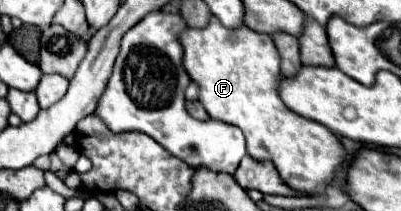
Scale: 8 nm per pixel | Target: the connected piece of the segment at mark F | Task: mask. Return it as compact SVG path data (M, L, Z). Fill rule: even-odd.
M216 17L210 19L206 29L186 29L180 33L180 43L184 47L184 67L192 81L200 85L200 103L212 119L220 119L224 123L236 125L242 129L246 137L246 151L256 161L272 161L278 169L282 181L294 189L304 191L306 195L322 195L322 189L334 181L338 167L346 159L346 149L330 129L322 129L322 125L314 125L314 121L302 121L302 117L294 117L290 109L286 109L280 99L280 53L270 35L254 33L252 29L226 29Z

